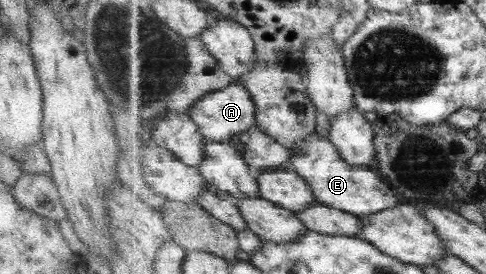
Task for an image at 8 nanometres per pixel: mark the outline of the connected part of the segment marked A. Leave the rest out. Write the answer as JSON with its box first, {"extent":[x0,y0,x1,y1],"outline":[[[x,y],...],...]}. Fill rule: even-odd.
{"extent":[189,82,258,143],"outline":[[[237,82],[225,87],[223,90],[215,90],[200,98],[189,114],[199,125],[203,138],[210,142],[228,143],[238,134],[251,130],[258,126],[256,119],[256,104],[252,94],[245,86]]]}

